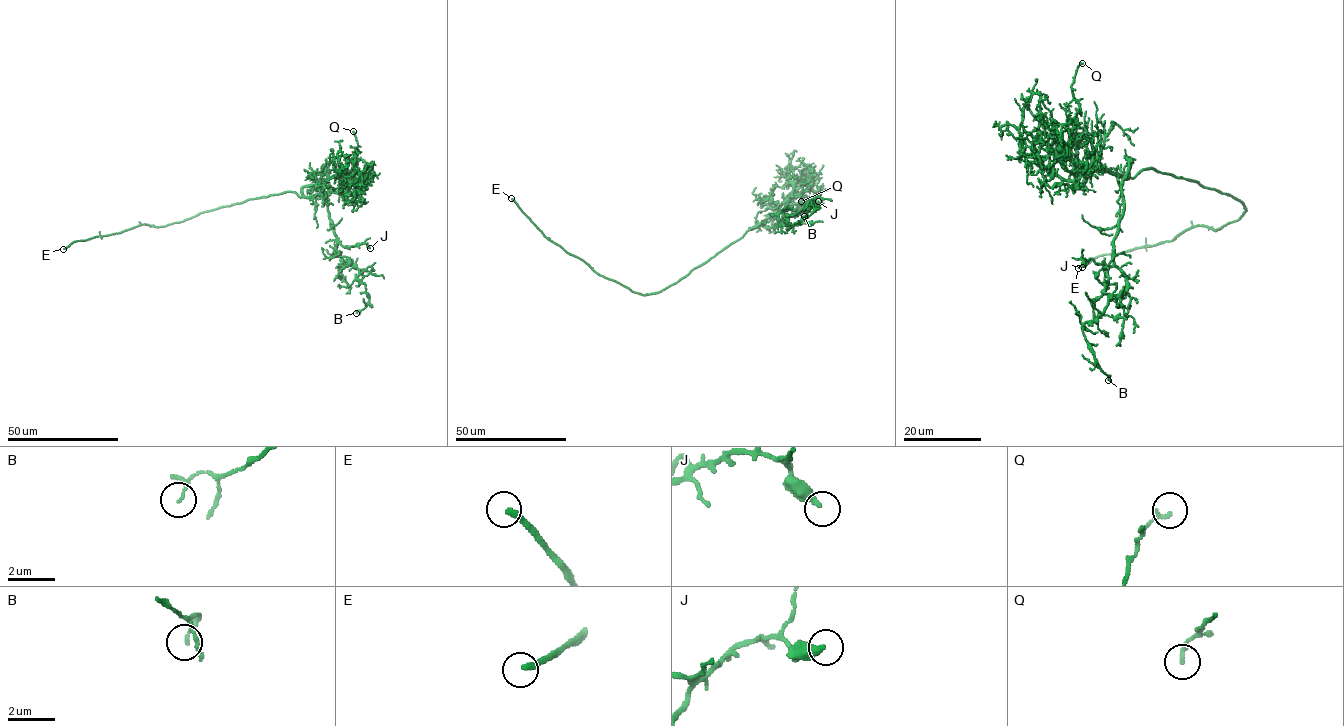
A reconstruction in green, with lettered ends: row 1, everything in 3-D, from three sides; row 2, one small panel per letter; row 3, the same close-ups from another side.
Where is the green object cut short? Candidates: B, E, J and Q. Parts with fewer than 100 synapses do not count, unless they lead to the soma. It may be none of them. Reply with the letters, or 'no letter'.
E

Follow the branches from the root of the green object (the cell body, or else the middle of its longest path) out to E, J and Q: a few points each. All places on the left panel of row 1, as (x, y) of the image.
E: (260, 197), (220, 206), (166, 226), (140, 224), (113, 234), (74, 241), (63, 249)
J: (260, 197), (287, 191), (301, 197), (303, 187), (316, 185), (337, 240), (370, 248)
Q: (260, 197), (287, 191), (300, 197), (348, 194), (366, 186), (374, 172), (355, 157), (353, 131)

